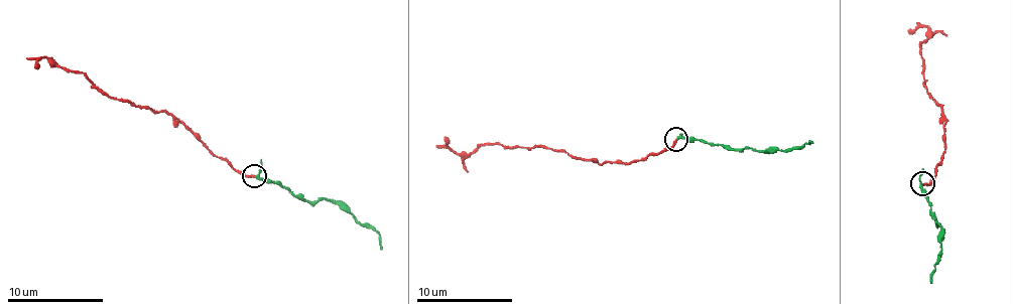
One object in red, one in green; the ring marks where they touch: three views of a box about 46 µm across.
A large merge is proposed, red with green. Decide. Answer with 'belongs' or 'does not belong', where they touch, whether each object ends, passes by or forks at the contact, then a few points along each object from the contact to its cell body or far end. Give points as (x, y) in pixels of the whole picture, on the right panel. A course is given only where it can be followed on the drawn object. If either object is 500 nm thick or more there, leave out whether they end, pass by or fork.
does not belong; place (922, 183); red ends; green passes by; course red (921, 183), (929, 183), (939, 163), (945, 117), (923, 86), (919, 45), (928, 29), (907, 31); course green (921, 183), (935, 221), (942, 230), (939, 262), (931, 282)

